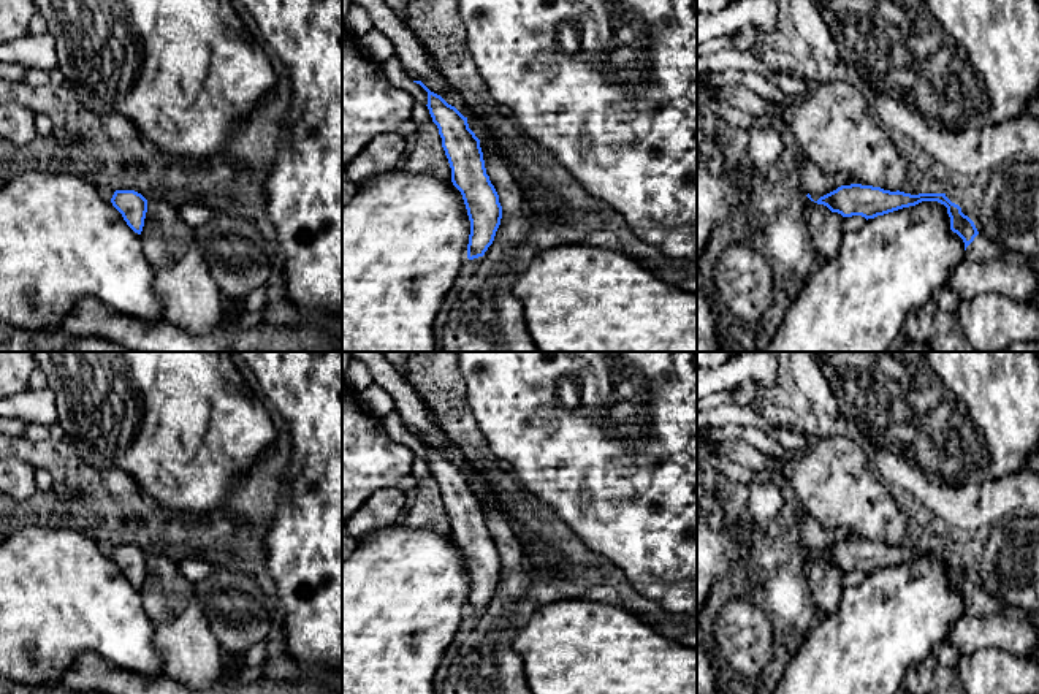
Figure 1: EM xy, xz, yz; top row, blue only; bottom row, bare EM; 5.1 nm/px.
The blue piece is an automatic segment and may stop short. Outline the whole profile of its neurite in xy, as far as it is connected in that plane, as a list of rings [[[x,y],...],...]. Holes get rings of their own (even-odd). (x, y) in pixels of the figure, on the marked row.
[[[116,190],[111,203],[122,214],[127,225],[141,235],[147,212],[147,200],[135,190]]]

